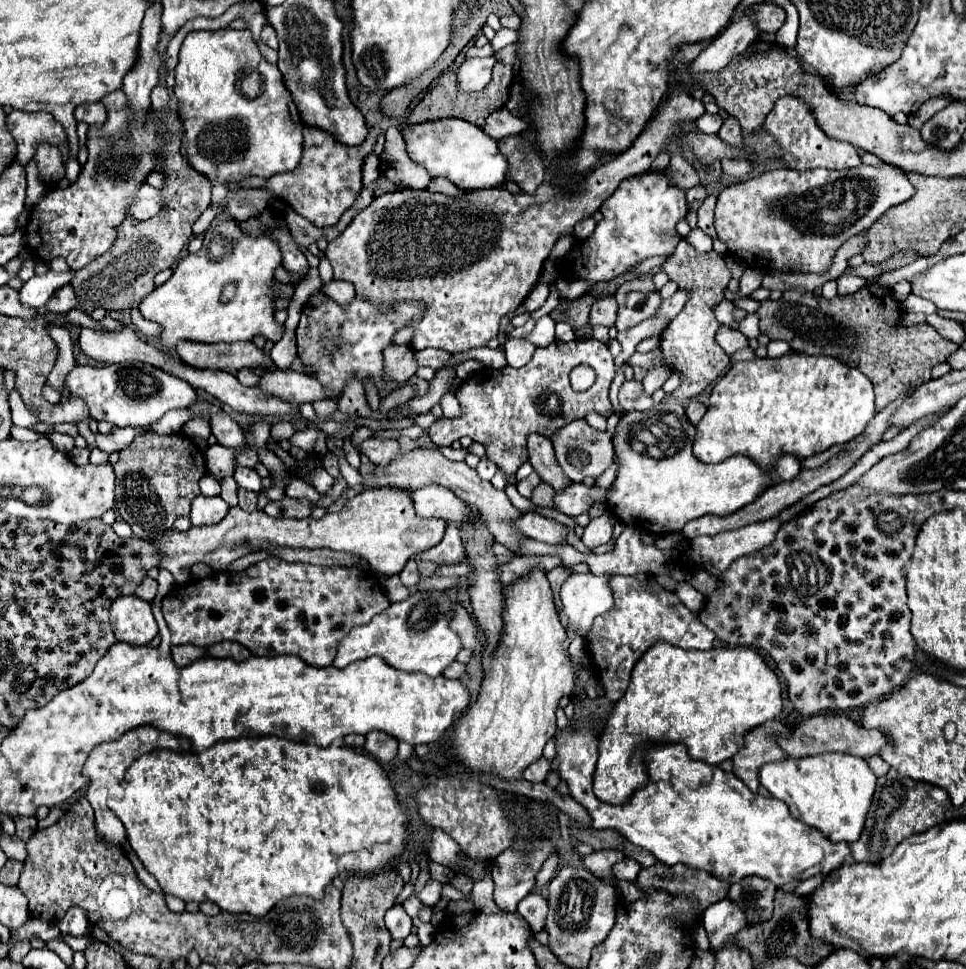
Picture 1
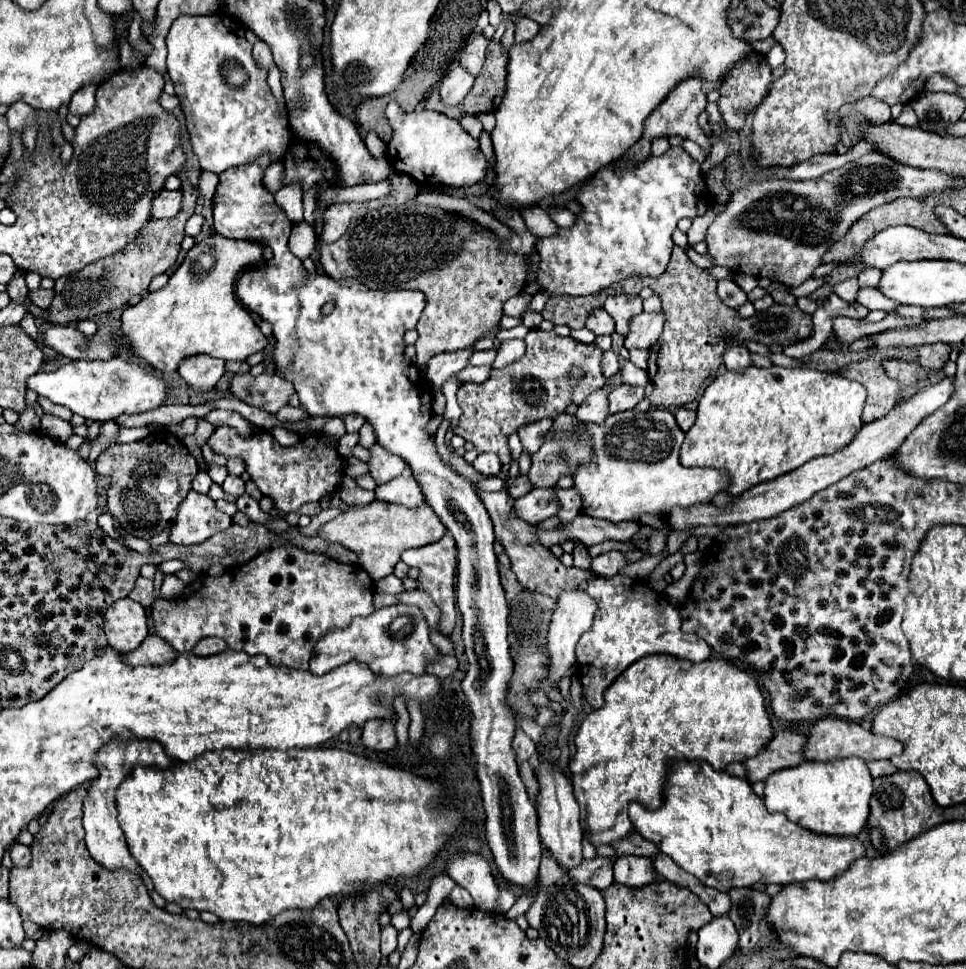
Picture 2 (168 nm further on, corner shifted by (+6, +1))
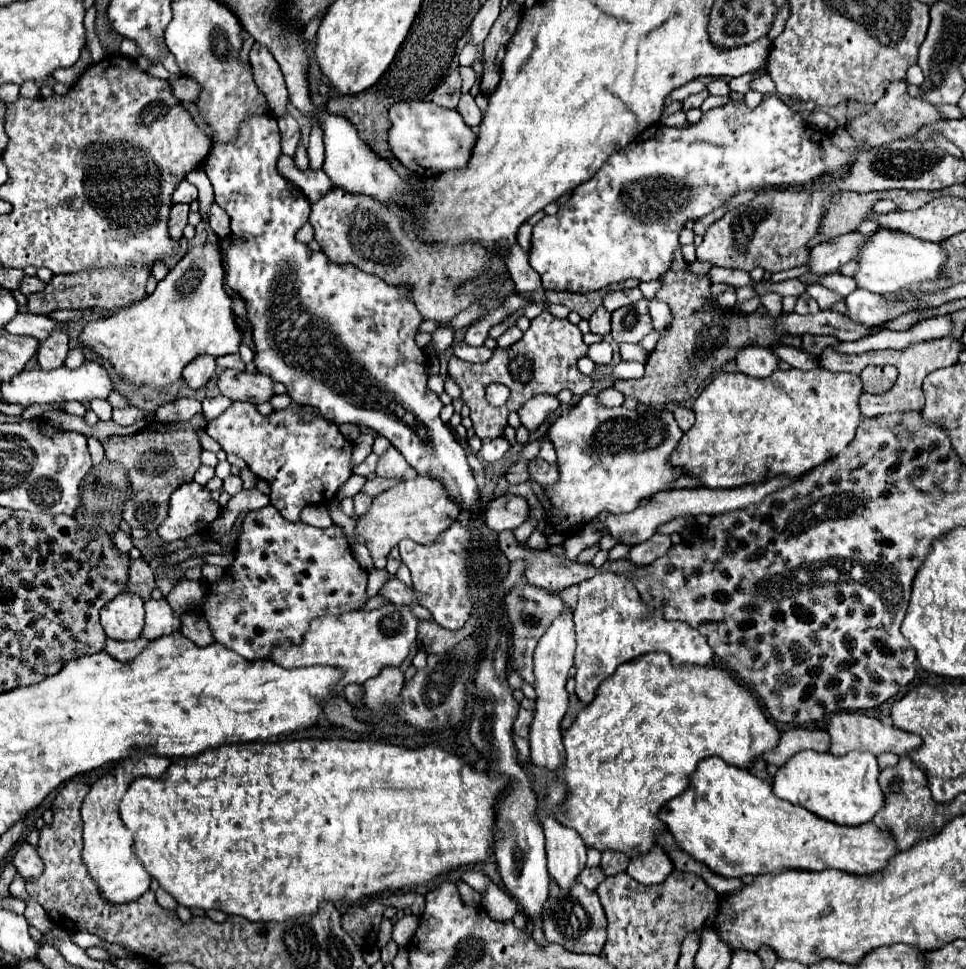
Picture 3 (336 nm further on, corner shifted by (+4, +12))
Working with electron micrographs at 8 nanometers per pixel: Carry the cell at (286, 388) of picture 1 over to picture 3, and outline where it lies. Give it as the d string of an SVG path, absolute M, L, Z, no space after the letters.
M225 369L217 385L225 397L235 401L249 401L253 405L265 403L275 395L273 379L261 373L239 373L237 369Z

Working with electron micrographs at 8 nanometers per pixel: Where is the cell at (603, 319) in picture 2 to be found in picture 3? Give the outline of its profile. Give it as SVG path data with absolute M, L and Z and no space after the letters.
M601 305L597 307L597 311L591 315L589 319L589 325L591 325L591 333L599 333L599 335L605 335L609 333L609 317L611 313Z

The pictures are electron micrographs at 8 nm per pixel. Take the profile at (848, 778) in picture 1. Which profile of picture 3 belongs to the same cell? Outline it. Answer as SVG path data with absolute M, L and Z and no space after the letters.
M817 751L795 753L773 777L773 793L793 805L805 807L821 819L839 825L861 825L883 807L883 791L877 783L879 765L873 753L851 751L843 757Z

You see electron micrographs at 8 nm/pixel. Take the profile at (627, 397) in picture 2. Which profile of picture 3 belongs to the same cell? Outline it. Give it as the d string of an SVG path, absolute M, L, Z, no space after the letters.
M615 387L603 389L597 397L599 397L599 401L601 401L605 407L619 407L619 405L623 405L623 399L625 399L625 395L619 393Z

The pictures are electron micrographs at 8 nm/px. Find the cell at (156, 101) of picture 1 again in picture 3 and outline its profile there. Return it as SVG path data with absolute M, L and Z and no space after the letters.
M179 77L171 83L171 91L173 95L183 103L183 101L195 101L199 95L199 87L193 79L189 77Z

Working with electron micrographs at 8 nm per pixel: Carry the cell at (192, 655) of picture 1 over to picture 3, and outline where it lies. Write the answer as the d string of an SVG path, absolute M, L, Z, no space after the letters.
M139 637L139 639L133 639L133 641L113 641L113 639L107 639L107 645L105 645L105 651L111 653L117 661L131 661L135 659L151 641L147 637Z

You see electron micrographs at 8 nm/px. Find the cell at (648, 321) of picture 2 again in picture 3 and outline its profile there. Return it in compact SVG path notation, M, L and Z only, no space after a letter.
M637 301L633 305L613 311L611 335L617 343L639 343L645 335L653 331L651 315L647 311L647 301Z

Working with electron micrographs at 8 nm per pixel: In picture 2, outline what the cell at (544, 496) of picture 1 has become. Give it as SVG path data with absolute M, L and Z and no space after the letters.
M519 474L515 478L509 478L505 484L507 484L507 490L509 490L509 494L513 498L521 498L523 494L527 494L531 490L531 482L523 474Z

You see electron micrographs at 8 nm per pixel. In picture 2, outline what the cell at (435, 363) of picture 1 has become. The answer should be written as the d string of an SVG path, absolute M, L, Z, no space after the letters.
M465 348L459 352L443 354L443 356L433 356L427 366L427 380L433 384L433 390L439 392L441 386L459 370L463 370L473 354L473 348Z

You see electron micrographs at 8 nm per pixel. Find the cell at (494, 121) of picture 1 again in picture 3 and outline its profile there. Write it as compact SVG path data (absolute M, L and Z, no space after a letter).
M469 93L461 95L461 101L459 101L459 107L457 107L457 111L463 115L465 123L467 123L471 129L477 129L477 127L481 125L483 113L481 113L481 109L477 107L475 99L473 99Z

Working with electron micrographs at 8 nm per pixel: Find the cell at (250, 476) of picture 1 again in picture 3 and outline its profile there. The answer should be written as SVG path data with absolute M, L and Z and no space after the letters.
M229 475L227 479L223 479L223 489L229 493L229 495L235 495L243 489L243 481L239 475Z

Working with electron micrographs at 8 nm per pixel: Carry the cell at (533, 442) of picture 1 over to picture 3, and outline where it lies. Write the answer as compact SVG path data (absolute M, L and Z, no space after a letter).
M537 395L533 397L529 403L525 403L519 409L519 417L523 427L527 427L529 431L537 431L543 421L559 407L559 399L553 395Z

